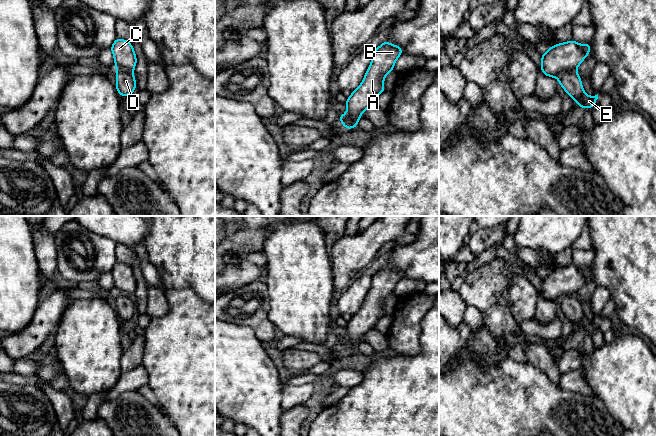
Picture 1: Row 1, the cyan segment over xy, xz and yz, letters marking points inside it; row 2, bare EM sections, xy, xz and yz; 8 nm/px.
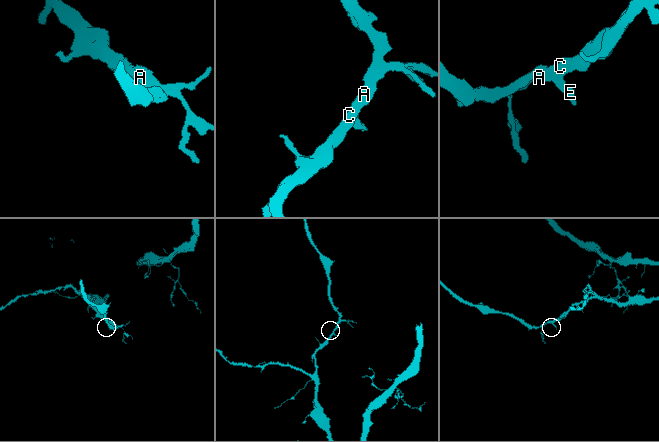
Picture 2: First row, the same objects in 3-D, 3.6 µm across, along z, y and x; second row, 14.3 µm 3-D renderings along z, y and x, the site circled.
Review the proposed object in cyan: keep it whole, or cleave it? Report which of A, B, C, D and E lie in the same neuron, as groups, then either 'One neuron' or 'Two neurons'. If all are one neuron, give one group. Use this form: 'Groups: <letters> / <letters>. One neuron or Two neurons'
Groups: A B C / D E. Two neurons

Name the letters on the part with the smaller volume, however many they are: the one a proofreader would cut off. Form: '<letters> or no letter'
D, E

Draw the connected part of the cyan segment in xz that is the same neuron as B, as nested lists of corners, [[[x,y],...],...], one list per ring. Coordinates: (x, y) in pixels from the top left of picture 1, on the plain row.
[[[384,265],[372,275],[372,284],[362,307],[347,322],[346,331],[350,348],[346,353],[357,351],[361,338],[373,329],[379,318],[385,316],[384,301],[394,294],[394,288],[403,277],[401,271]]]

